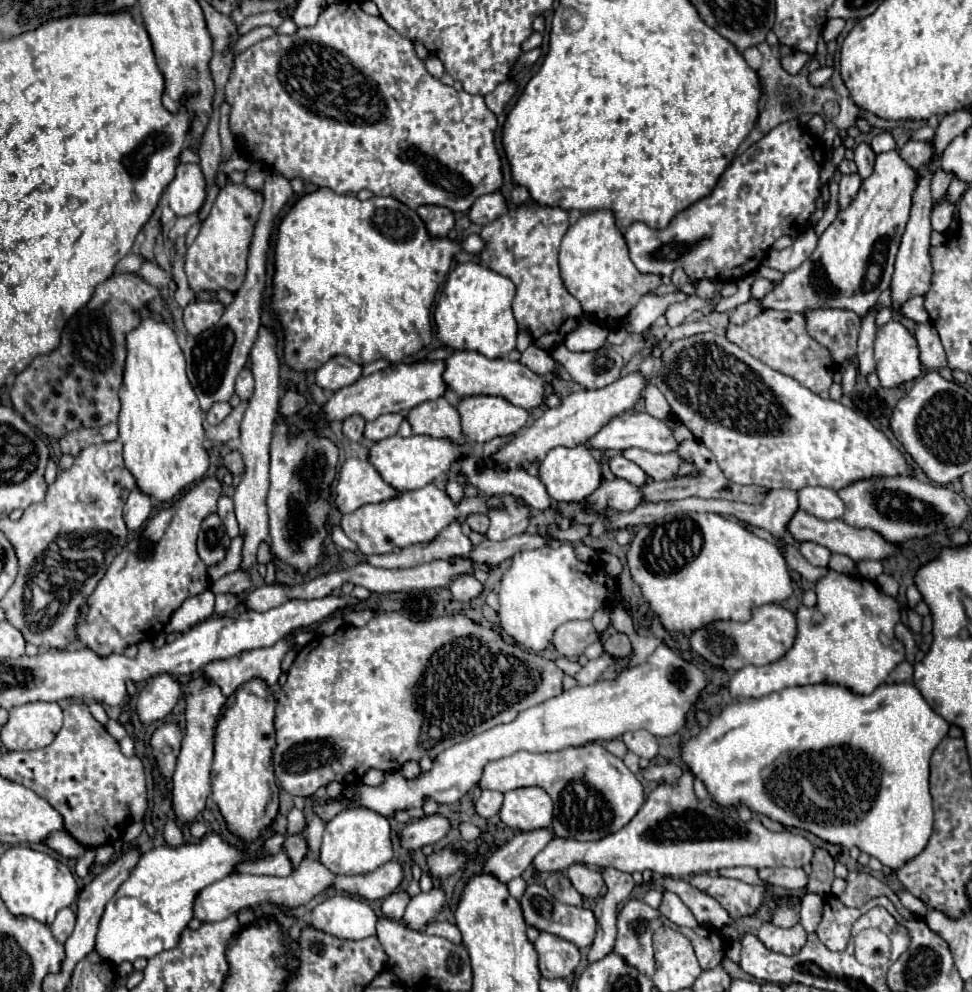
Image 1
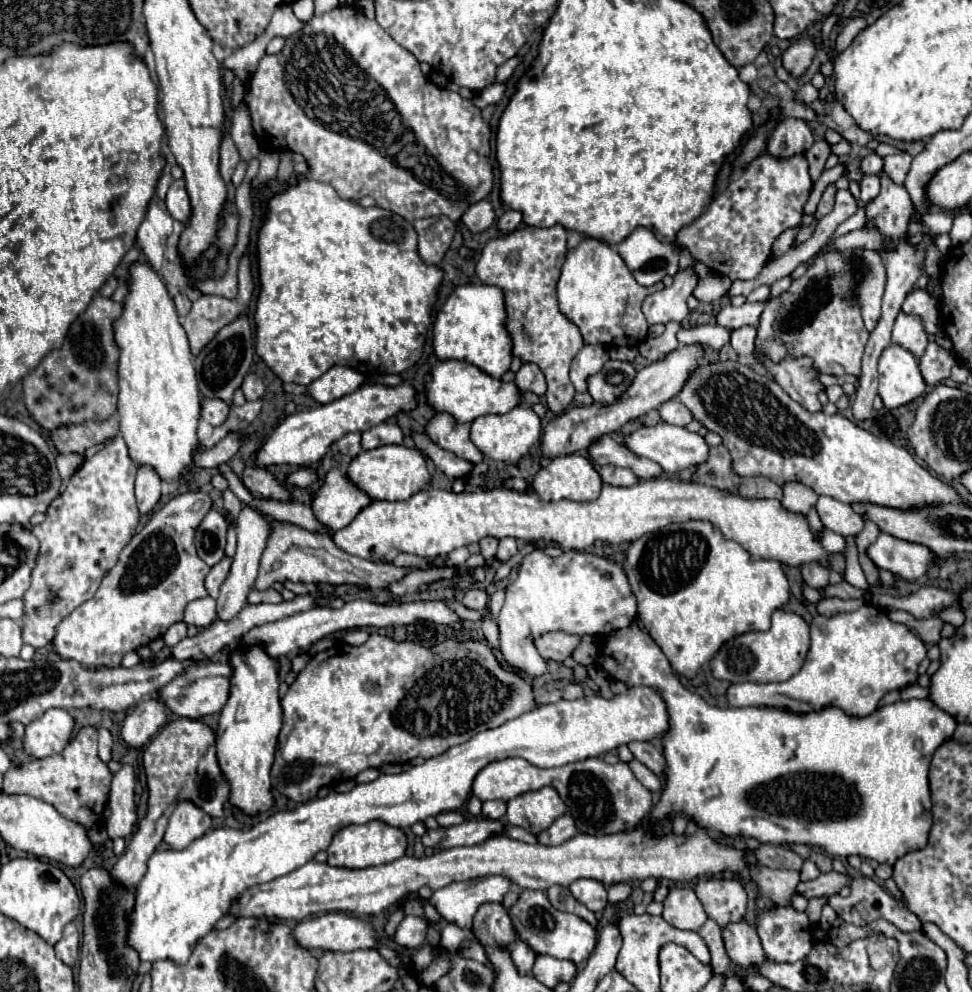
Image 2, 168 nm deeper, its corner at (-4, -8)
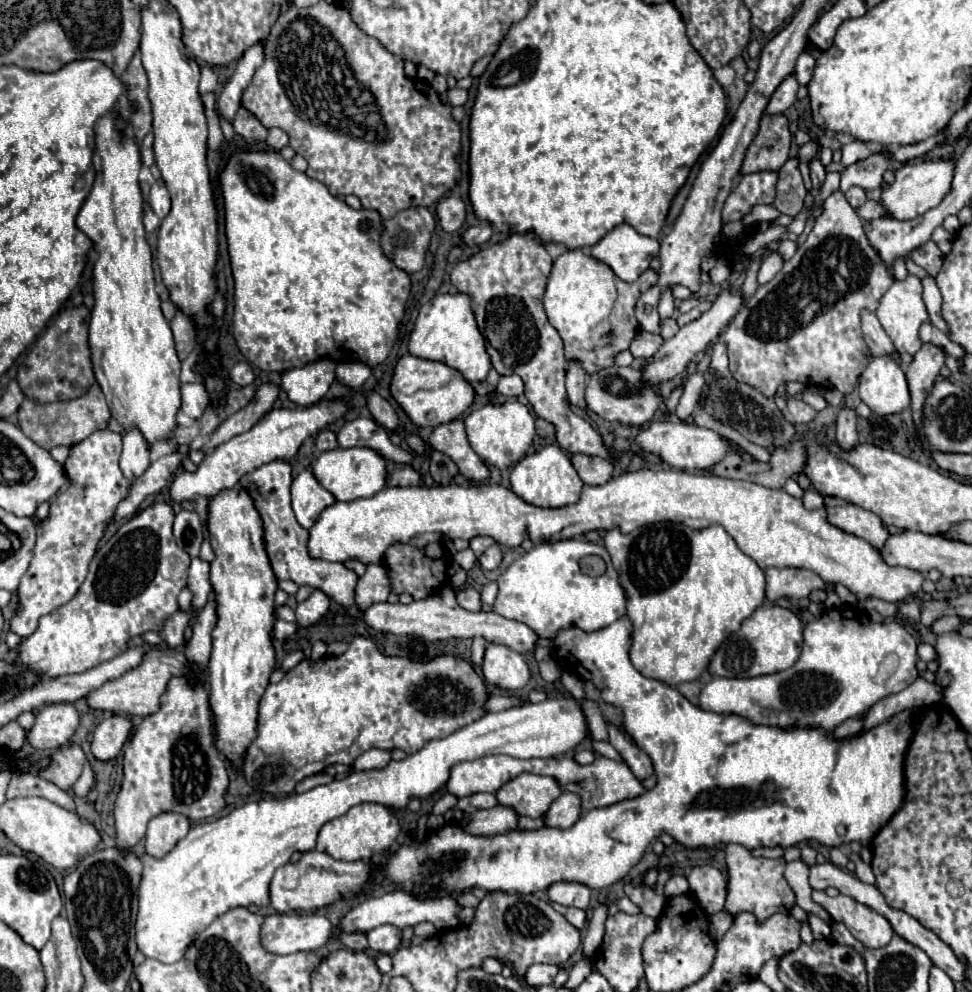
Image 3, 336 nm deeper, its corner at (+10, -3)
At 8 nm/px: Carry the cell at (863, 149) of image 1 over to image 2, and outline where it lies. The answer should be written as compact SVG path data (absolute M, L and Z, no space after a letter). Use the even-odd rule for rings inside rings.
M864 176L860 182L860 190L862 190L862 202L868 204L880 192L880 178L878 176Z

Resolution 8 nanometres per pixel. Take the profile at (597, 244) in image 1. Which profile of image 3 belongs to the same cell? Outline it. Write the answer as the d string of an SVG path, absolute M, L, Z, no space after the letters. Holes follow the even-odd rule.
M568 249L562 253L554 261L548 277L544 309L548 321L564 341L566 359L578 359L588 375L600 371L600 367L614 365L612 357L628 349L632 335L636 335L634 303L642 291L656 283L656 277L658 275L648 269L636 283L624 283L606 263L586 255L582 249Z

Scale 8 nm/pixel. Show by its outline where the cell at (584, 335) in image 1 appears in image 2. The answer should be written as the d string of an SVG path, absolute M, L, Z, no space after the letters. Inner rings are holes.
M584 346L570 368L570 380L576 388L576 392L586 392L586 380L594 376L594 372L600 372L600 368L608 362L608 348L606 346Z

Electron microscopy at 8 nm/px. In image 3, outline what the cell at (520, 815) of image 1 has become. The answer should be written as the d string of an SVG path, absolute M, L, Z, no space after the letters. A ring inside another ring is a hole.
M524 773L500 787L496 799L502 807L514 809L520 817L526 815L538 819L548 811L550 803L560 793L562 791L560 787L556 787L556 781L552 777Z

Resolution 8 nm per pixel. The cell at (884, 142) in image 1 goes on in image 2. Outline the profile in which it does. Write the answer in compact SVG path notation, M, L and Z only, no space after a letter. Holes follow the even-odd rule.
M874 152L868 154L866 158L862 158L862 162L860 162L862 174L880 174L880 170L882 170L882 158L876 156Z

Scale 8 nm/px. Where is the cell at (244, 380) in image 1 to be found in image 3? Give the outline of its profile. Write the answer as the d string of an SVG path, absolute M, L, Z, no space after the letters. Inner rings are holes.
M238 363L238 365L234 365L234 369L230 371L230 379L236 383L236 385L240 385L240 387L246 387L246 385L250 385L252 381L254 381L254 373L252 373L252 367L248 365L248 363Z

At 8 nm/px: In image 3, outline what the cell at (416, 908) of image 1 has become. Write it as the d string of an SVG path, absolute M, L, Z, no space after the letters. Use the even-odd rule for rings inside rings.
M380 925L368 931L368 943L374 953L394 953L402 943L402 931L394 925Z

